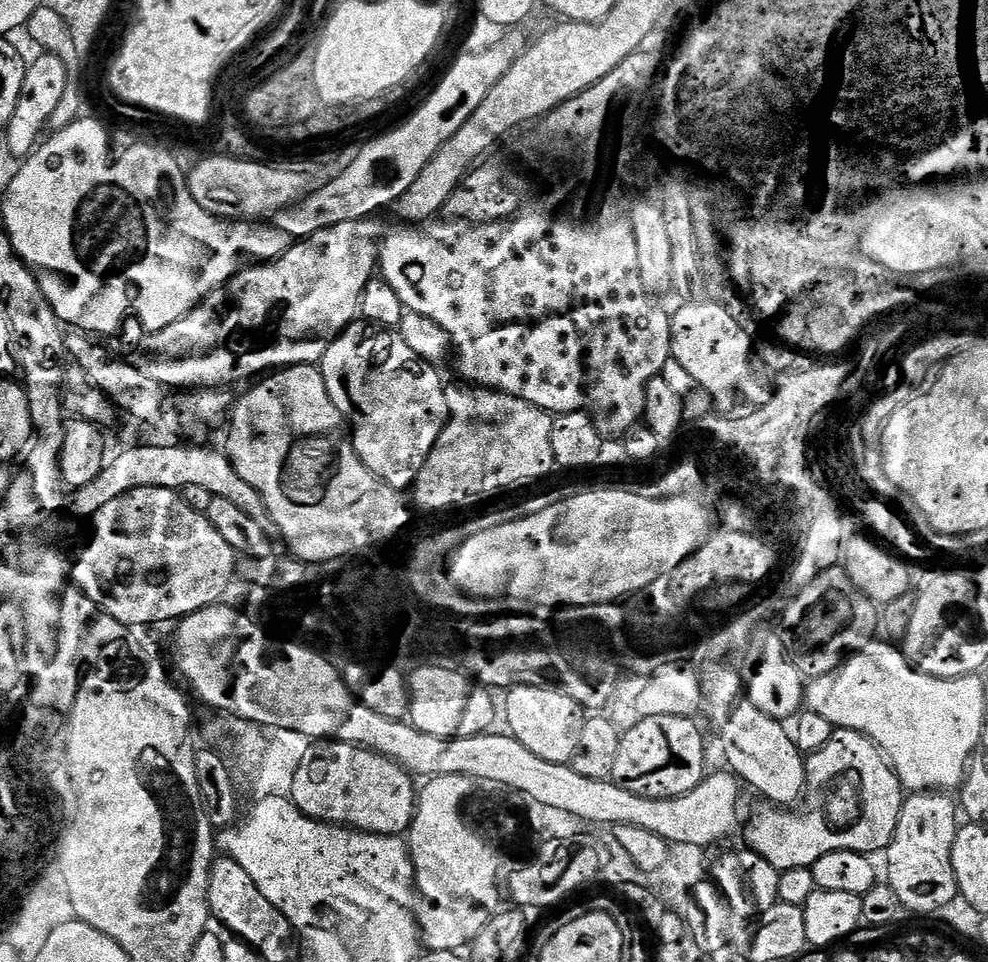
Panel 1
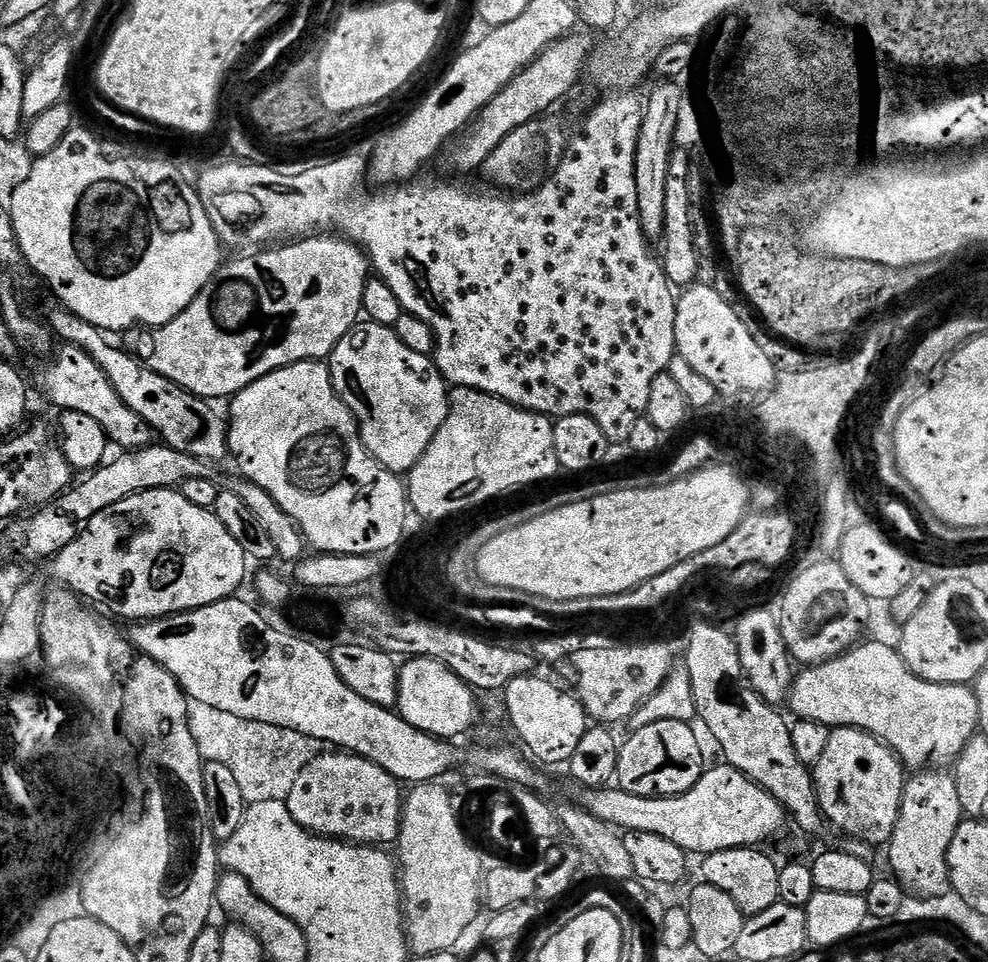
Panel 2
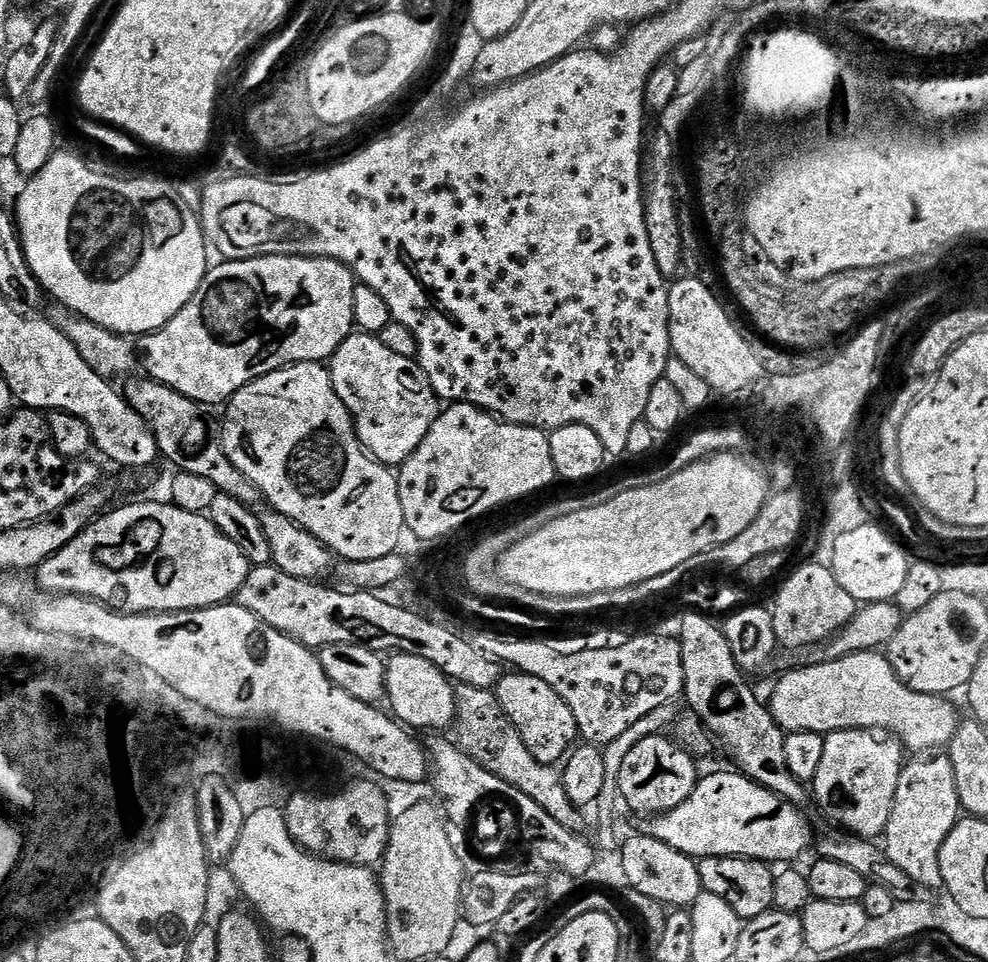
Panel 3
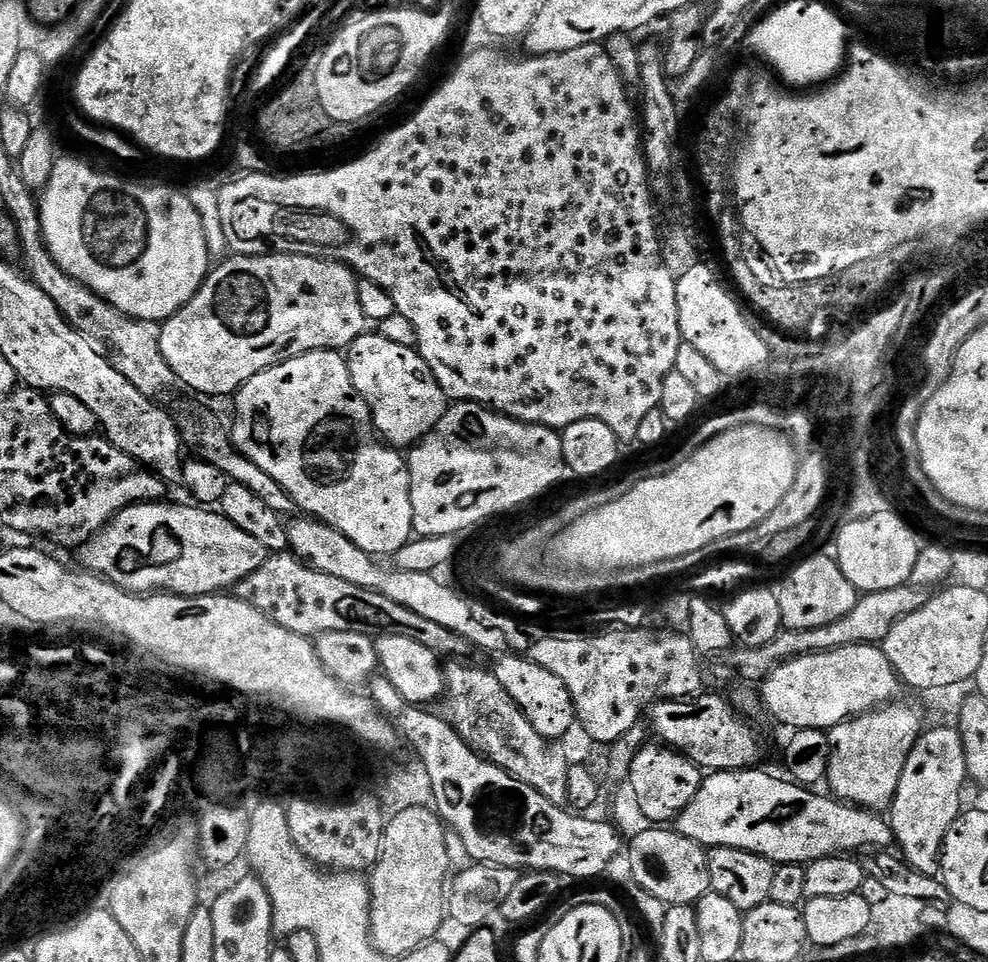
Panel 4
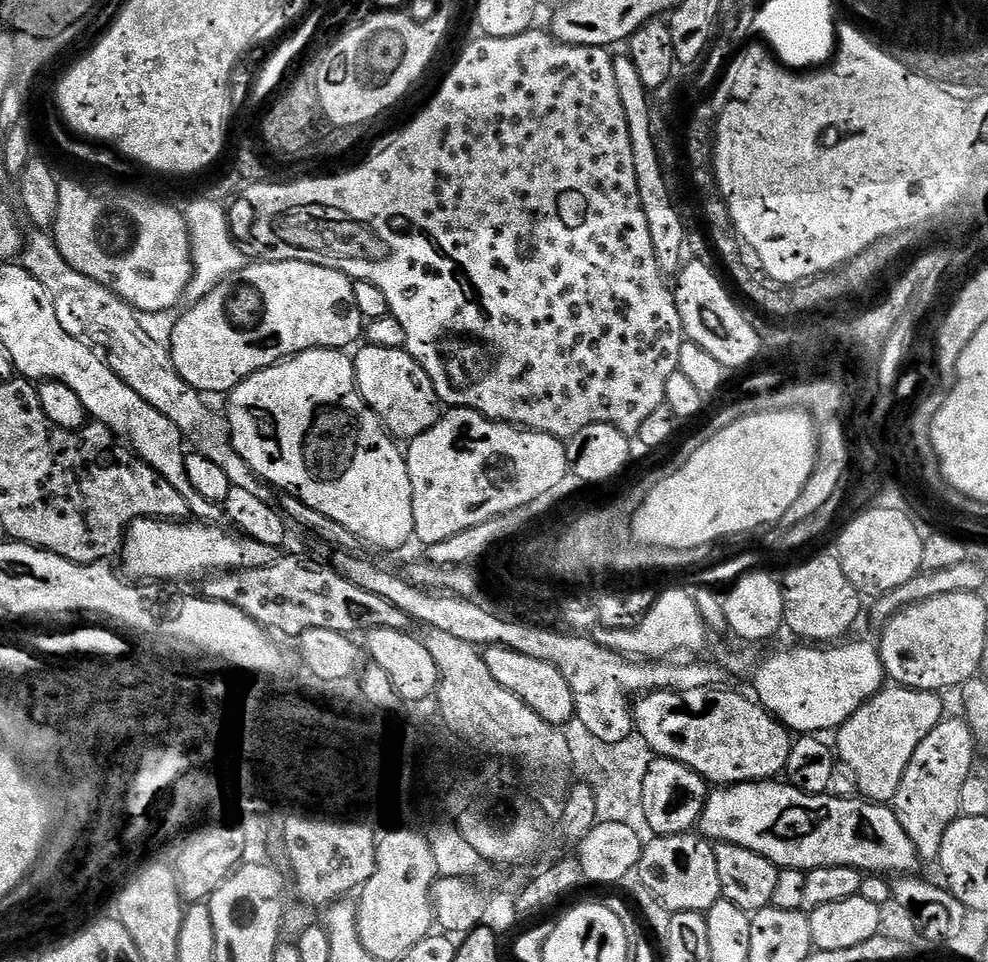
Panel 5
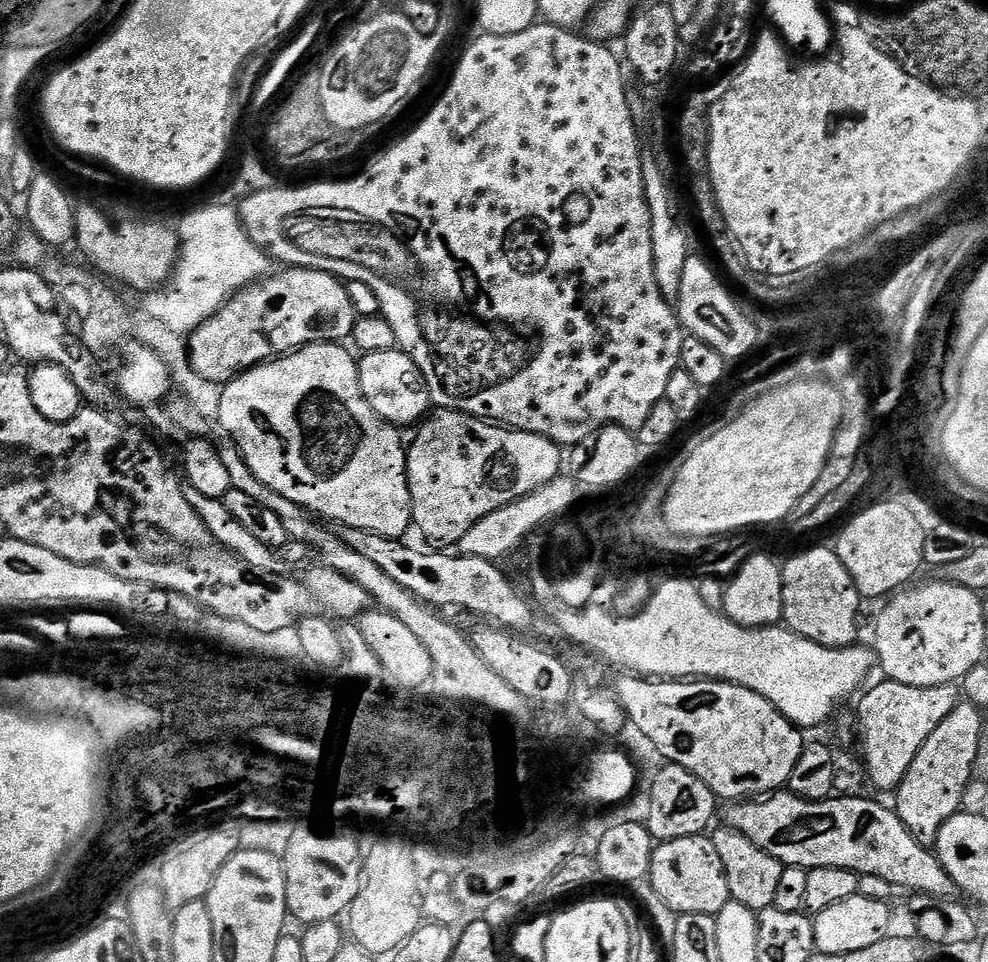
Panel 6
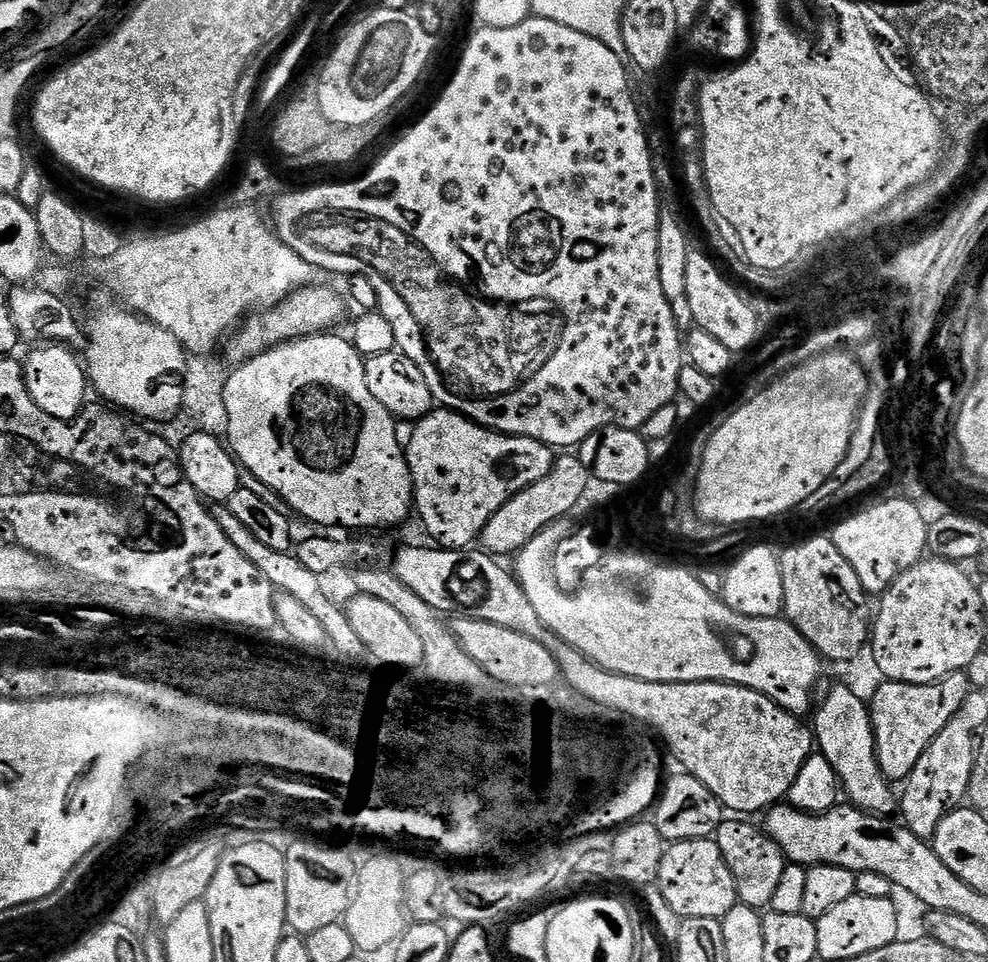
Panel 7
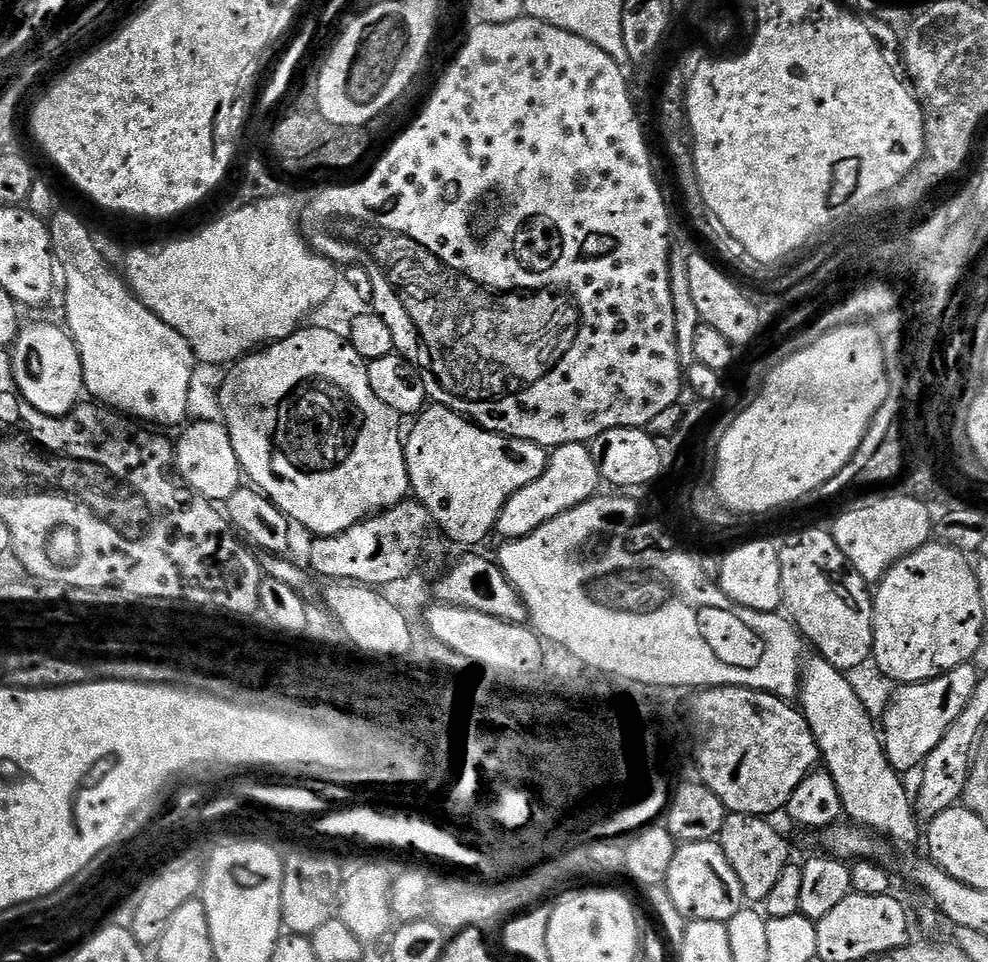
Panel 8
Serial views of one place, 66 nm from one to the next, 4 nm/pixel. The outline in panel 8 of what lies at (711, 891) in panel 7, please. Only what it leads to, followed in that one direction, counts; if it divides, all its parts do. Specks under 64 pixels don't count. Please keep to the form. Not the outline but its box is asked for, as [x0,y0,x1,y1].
[663,840,745,924]

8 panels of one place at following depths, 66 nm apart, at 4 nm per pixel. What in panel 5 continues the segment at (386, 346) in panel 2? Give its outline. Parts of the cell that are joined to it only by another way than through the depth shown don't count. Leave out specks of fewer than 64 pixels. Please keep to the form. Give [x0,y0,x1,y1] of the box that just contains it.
[354,343,442,442]

